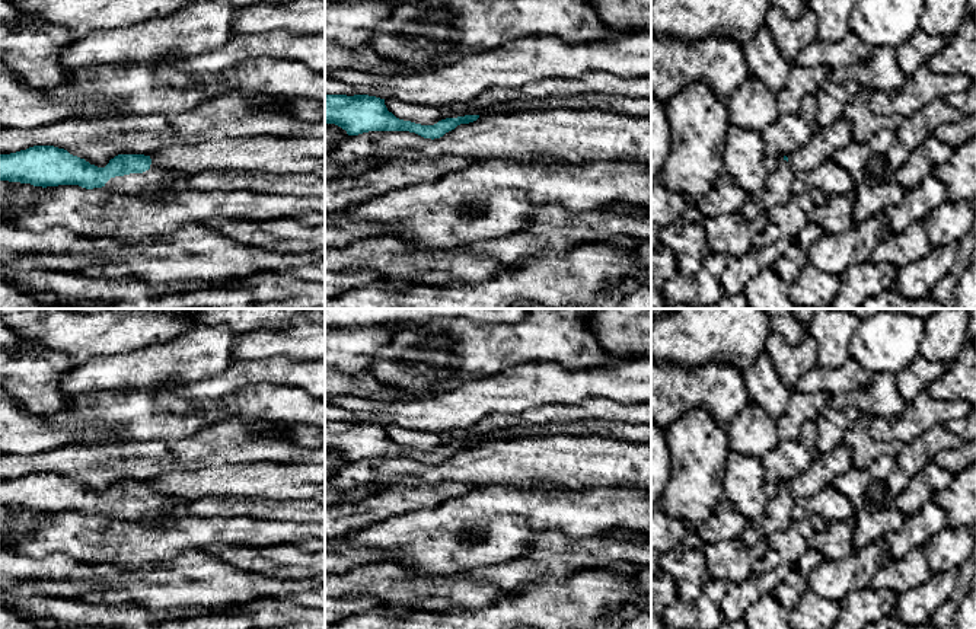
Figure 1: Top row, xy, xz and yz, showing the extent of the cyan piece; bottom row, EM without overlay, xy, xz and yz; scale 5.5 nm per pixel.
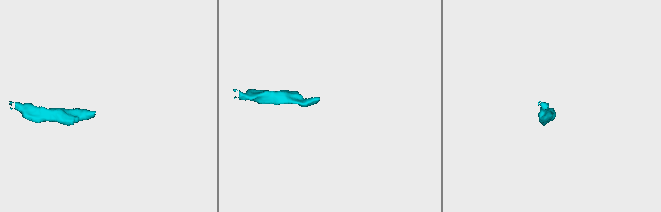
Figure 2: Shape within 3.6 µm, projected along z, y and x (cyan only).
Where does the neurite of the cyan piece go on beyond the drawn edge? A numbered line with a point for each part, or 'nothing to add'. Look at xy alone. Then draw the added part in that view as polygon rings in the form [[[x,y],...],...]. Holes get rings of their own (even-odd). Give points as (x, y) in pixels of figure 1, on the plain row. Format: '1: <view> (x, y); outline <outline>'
1: xy (155, 510); outline [[[151,489],[150,495],[143,499],[111,504],[103,514],[122,521],[156,527],[172,520],[170,510],[179,502],[178,498]]]

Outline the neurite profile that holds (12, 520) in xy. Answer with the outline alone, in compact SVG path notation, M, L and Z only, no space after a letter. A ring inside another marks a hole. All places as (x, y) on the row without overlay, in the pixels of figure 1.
M0 507L0 536L23 533L36 524L38 513L31 510Z

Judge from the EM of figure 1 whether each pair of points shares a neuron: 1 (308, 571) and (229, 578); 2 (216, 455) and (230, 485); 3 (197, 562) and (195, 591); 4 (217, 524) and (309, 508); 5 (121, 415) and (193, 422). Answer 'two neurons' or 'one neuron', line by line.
1: two neurons
2: two neurons
3: one neuron
4: two neurons
5: one neuron

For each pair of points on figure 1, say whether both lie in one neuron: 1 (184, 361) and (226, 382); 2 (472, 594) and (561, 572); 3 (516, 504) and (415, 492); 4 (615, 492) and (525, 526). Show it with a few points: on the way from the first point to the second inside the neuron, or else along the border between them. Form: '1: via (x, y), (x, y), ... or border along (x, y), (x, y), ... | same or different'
1: border along (236, 360), (217, 374), (187, 383) | different
2: via (494, 581), (503, 580), (523, 568), (539, 568) | same
3: border along (471, 489), (449, 497), (434, 507), (421, 510) | different
4: via (593, 510), (546, 510) | same

